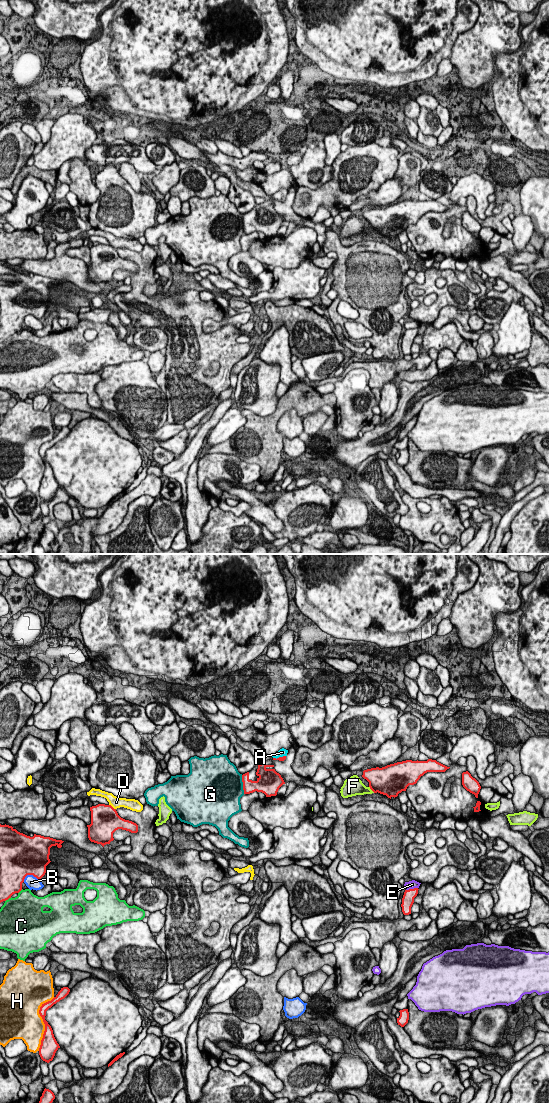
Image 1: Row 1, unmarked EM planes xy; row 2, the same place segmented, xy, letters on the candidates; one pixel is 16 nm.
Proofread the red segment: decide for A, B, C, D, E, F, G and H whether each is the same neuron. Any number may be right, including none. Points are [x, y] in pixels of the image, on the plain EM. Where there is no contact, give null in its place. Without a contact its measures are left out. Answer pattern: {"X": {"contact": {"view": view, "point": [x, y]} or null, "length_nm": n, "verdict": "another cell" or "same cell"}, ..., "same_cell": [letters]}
{"A": {"contact": {"view": "xy", "point": [279, 197]}, "length_nm": 220, "verdict": "same cell"}, "B": {"contact": {"view": "xy", "point": [30, 314]}, "length_nm": 280, "verdict": "another cell"}, "C": {"contact": {"view": "xy", "point": [20, 330]}, "length_nm": 110, "verdict": "another cell"}, "D": {"contact": {"view": "xy", "point": [111, 246]}, "length_nm": 140, "verdict": "another cell"}, "E": {"contact": {"view": "xy", "point": [411, 329]}, "length_nm": 200, "verdict": "another cell"}, "F": {"contact": {"view": "xy", "point": [371, 229]}, "length_nm": 140, "verdict": "another cell"}, "G": {"contact": {"view": "xy", "point": [243, 224]}, "length_nm": 300, "verdict": "another cell"}, "H": {"contact": {"view": "xy", "point": [43, 461]}, "length_nm": 900, "verdict": "another cell"}, "same_cell": ["A"]}

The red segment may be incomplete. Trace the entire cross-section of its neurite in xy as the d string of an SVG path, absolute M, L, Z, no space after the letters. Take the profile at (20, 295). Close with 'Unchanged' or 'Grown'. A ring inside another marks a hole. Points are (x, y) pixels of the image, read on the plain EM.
M0 264L0 343L22 330L22 323L27 315L41 319L46 313L46 306L51 302L50 288L52 286L61 288L63 282L36 274L30 277L12 266Z. Unchanged

